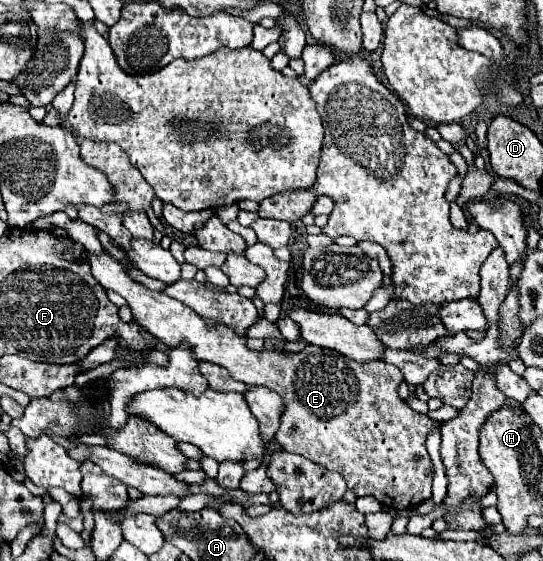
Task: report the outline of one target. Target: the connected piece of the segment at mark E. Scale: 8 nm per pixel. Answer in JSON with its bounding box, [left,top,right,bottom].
[48,227,436,509]

